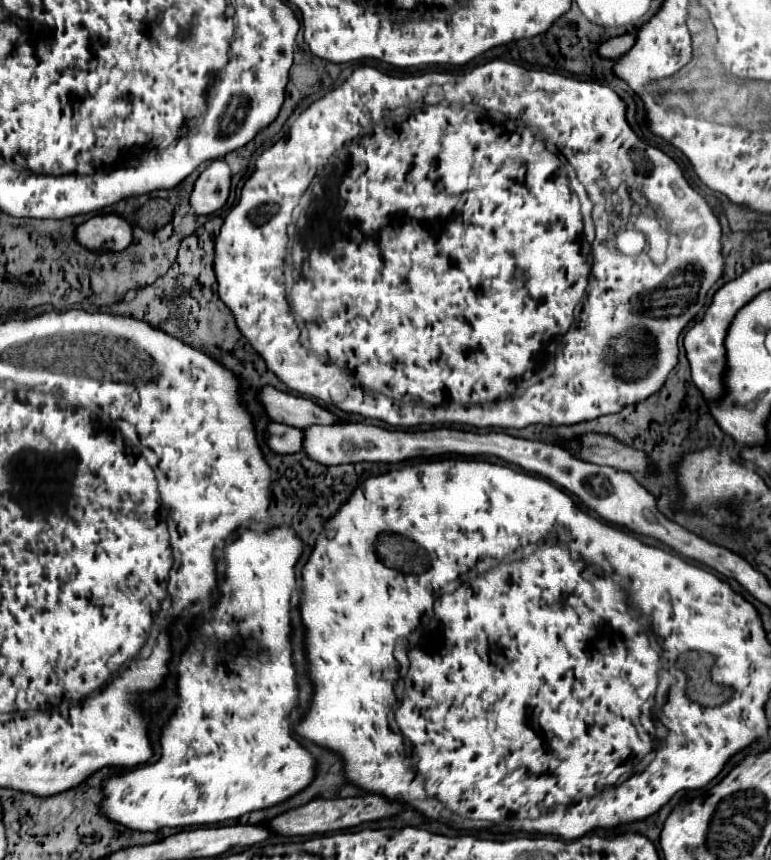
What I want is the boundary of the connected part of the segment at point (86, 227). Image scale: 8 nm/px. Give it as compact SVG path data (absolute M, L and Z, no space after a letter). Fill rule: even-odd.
M103 213L79 225L77 239L91 251L123 251L133 241L133 227L117 213Z

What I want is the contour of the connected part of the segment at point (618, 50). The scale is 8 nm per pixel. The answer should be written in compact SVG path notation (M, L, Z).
M631 33L613 37L599 47L599 53L601 53L601 57L607 57L607 59L619 59L619 57L623 57L623 53L627 53L635 45L635 39L637 37Z

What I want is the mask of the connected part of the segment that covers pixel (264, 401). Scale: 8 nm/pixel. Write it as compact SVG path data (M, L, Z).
M261 387L257 393L257 401L263 405L265 413L271 421L291 425L297 429L305 429L311 425L331 425L337 419L317 403L305 397L297 397L275 387Z

